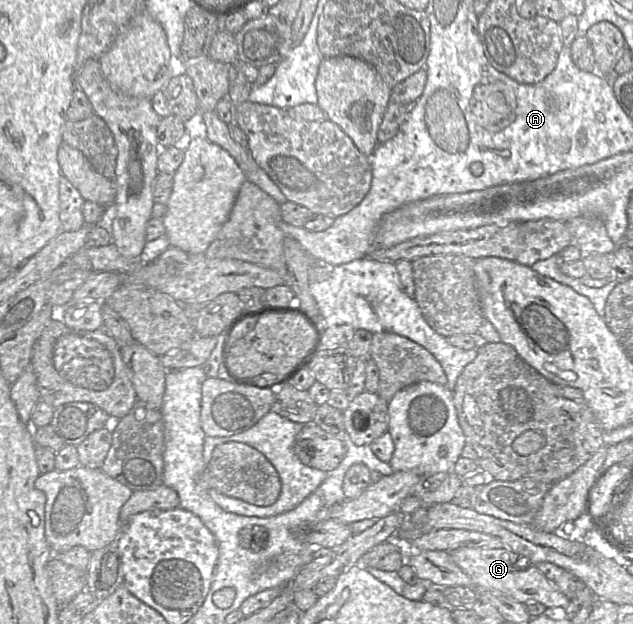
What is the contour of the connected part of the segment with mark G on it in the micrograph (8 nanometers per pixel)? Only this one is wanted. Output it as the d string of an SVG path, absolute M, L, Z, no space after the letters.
M462 547L451 551L451 556L454 562L471 578L474 585L479 588L498 590L523 604L539 602L547 608L567 608L571 602L534 565L528 564L509 548Z

